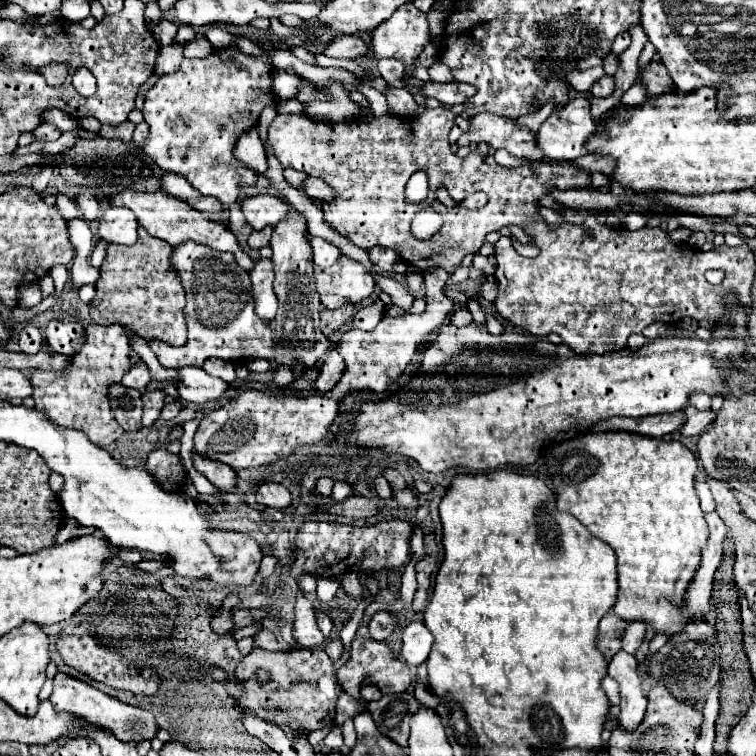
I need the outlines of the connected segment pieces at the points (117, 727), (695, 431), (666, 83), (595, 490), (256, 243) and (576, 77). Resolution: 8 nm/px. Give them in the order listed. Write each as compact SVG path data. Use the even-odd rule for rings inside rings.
M58 671L52 677L52 685L54 685L54 691L50 695L50 701L52 701L56 711L66 711L66 713L86 717L86 721L94 721L94 723L102 725L104 729L112 731L120 741L134 741L134 743L144 741L144 739L152 741L156 737L156 733L158 733L158 725L156 725L154 715L150 711L126 705L126 703L102 693L100 689L96 689L96 687L92 687L92 685L64 673L64 671Z
M688 405L686 409L682 409L684 415L686 415L686 421L684 425L678 429L678 435L682 437L694 437L694 435L700 435L708 423L714 421L714 411L706 411L706 413L700 413L696 411L692 405Z
M654 61L644 69L642 83L646 85L650 97L656 97L656 95L662 95L662 93L668 93L670 89L674 89L674 83L670 81L666 67L662 63L654 63Z
M584 433L558 443L546 455L548 473L554 479L556 507L572 513L594 537L606 541L618 559L618 601L612 611L626 621L642 621L660 635L680 635L690 621L716 625L716 613L686 619L684 593L688 591L700 563L702 549L708 543L708 525L694 491L694 473L698 469L694 453L680 441L662 441L652 437L634 437L634 433Z
M266 227L266 229L260 229L260 231L252 231L250 237L248 237L248 245L254 247L254 249L266 247L268 241L270 241L270 233L272 233L272 227Z
M592 67L586 71L574 71L572 75L566 75L566 79L570 81L570 85L574 85L576 91L580 93L588 93L590 91L590 83L594 79L602 79L606 75L606 71L602 67Z

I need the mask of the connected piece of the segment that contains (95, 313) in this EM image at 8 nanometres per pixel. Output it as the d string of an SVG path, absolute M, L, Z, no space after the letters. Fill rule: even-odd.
M138 229L138 241L130 247L108 245L108 255L100 267L100 279L96 281L96 295L90 301L90 317L98 325L120 323L126 329L138 333L144 339L158 337L170 345L186 343L186 319L184 319L184 295L176 273L170 269L168 257L172 247L158 237Z

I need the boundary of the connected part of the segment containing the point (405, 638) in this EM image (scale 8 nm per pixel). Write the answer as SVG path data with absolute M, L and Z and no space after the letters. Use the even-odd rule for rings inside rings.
M412 621L402 633L402 655L410 667L418 667L430 655L432 633L422 621Z

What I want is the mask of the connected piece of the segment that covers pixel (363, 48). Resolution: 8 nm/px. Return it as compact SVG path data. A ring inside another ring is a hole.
M336 35L332 41L324 47L326 57L336 57L336 59L354 59L358 55L364 55L368 51L368 45L364 39L352 37L352 35Z

